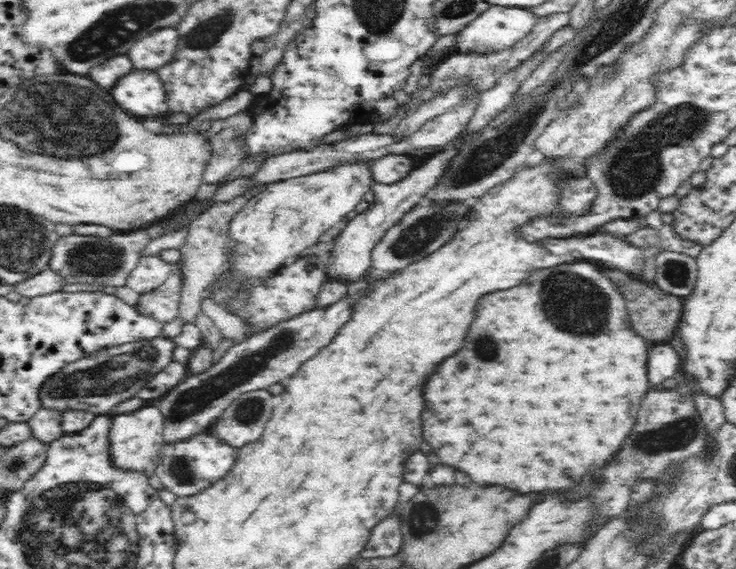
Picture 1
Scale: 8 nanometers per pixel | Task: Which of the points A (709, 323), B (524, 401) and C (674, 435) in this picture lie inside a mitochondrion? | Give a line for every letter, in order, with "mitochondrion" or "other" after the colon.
A: other
B: other
C: mitochondrion

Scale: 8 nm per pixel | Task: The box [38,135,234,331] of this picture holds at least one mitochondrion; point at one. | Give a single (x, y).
(88, 259)

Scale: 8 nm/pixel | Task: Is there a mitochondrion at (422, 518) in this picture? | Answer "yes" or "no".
yes

